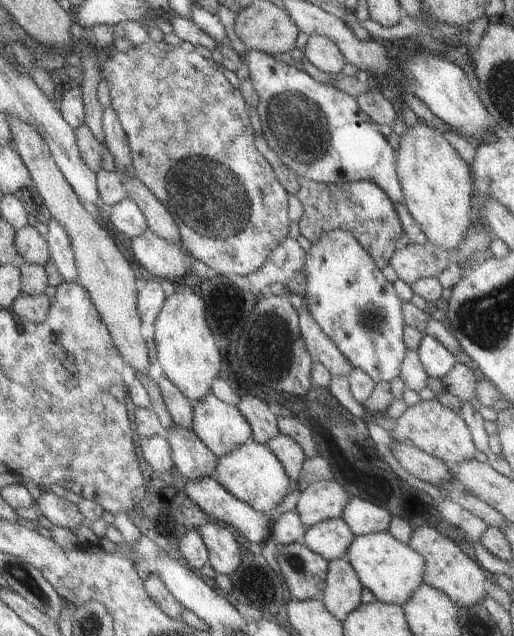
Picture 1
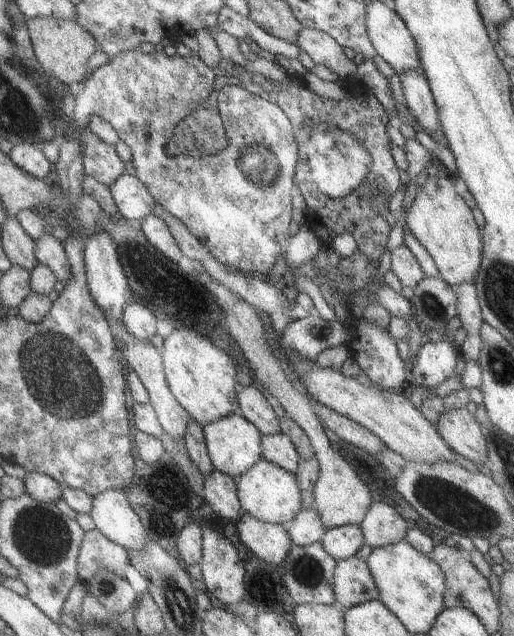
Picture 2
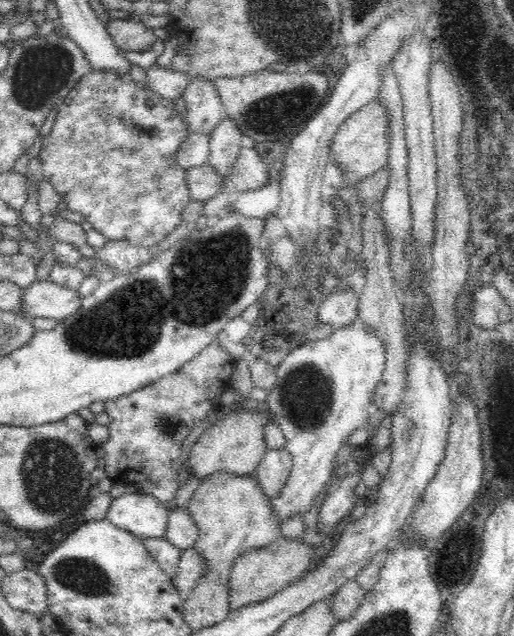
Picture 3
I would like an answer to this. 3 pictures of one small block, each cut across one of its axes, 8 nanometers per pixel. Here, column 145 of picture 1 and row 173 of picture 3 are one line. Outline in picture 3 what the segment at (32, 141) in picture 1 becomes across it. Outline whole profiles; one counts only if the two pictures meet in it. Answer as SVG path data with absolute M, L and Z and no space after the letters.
M377 96L338 127L328 156L330 161L335 159L341 164L352 183L386 167L390 160L390 109L382 99Z

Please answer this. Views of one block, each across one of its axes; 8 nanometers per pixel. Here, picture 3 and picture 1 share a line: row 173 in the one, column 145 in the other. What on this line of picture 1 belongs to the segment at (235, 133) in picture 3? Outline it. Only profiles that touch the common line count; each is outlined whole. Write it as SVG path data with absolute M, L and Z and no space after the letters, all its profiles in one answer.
M123 198L117 204L113 204L107 215L114 230L121 232L127 238L132 239L147 229L141 210L128 198Z

